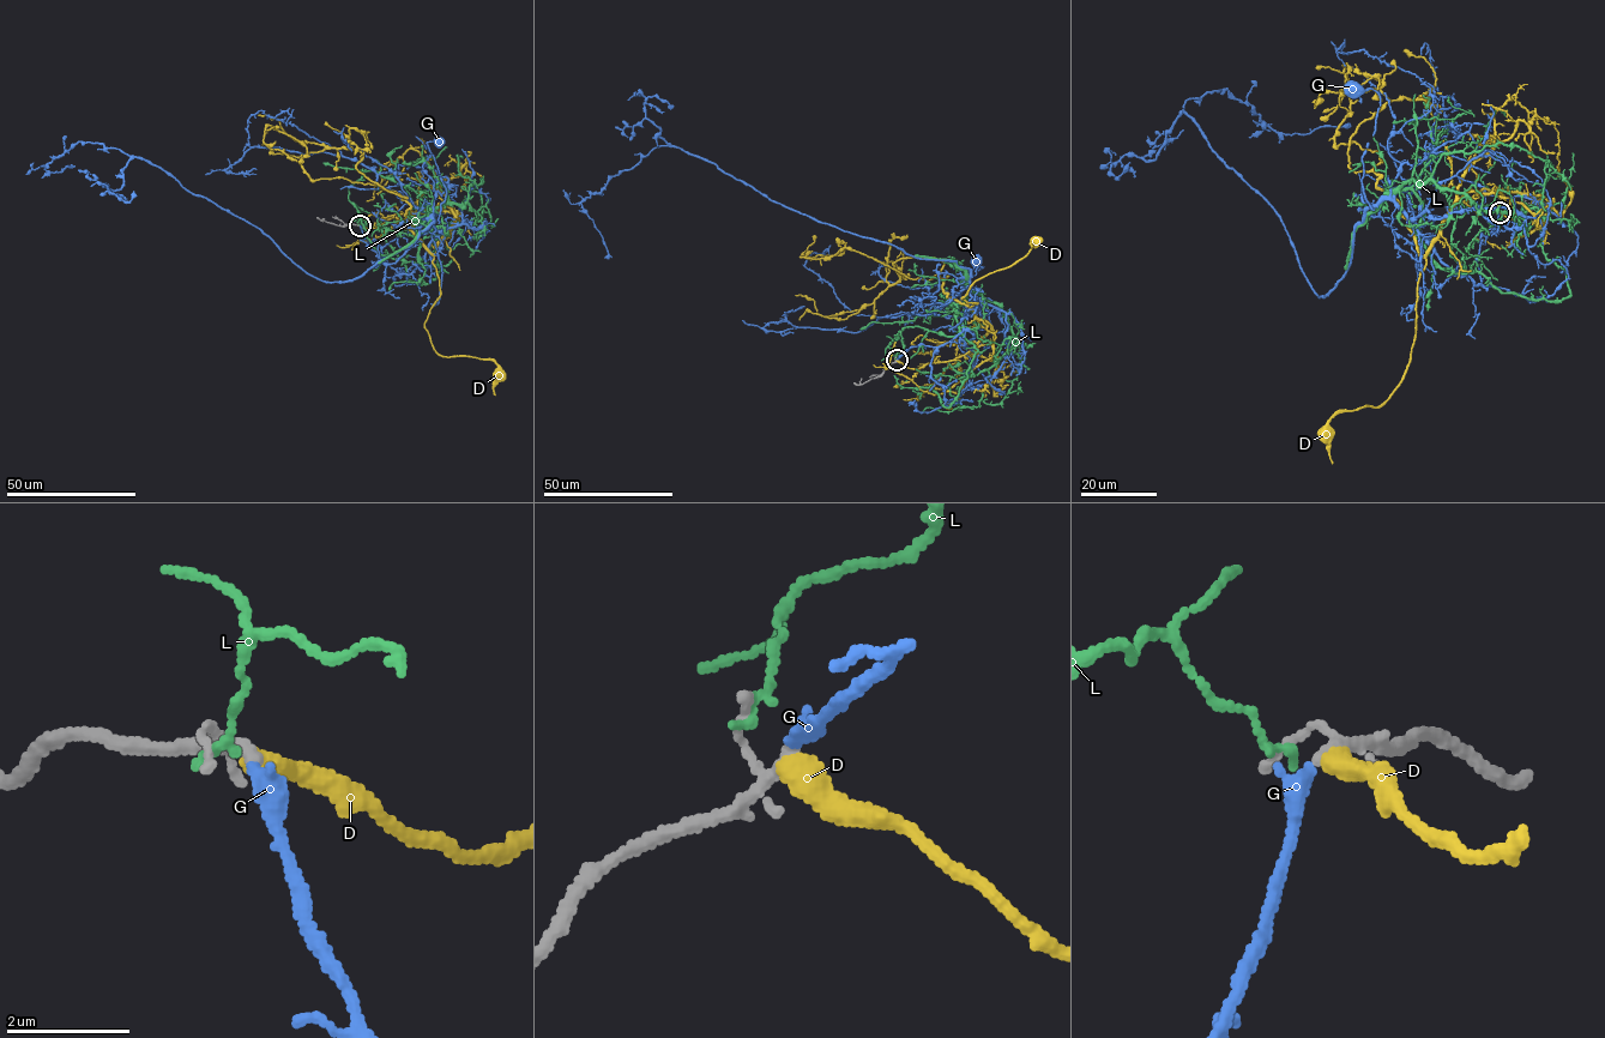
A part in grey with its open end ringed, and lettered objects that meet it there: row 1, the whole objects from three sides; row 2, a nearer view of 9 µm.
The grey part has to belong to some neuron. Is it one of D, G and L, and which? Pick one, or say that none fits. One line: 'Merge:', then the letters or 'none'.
Merge: G

